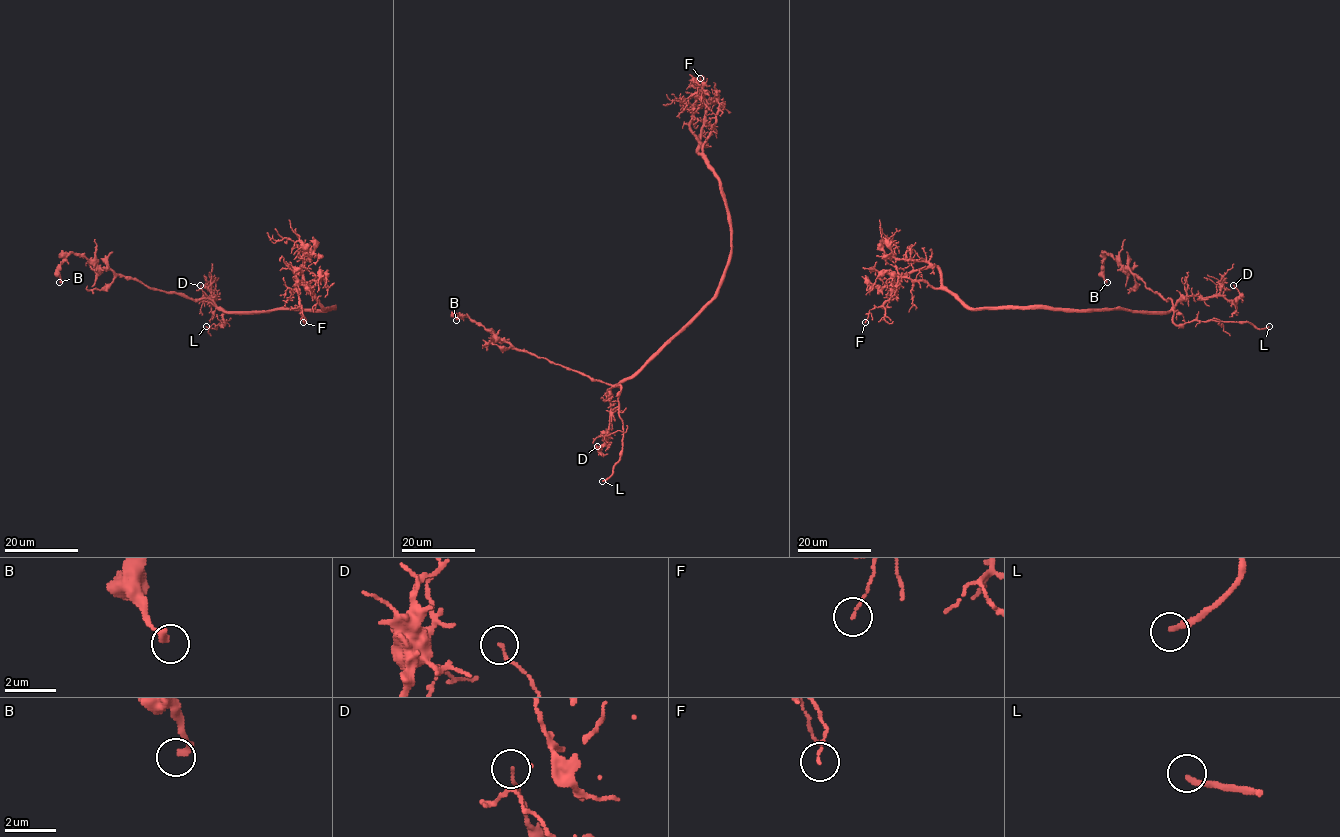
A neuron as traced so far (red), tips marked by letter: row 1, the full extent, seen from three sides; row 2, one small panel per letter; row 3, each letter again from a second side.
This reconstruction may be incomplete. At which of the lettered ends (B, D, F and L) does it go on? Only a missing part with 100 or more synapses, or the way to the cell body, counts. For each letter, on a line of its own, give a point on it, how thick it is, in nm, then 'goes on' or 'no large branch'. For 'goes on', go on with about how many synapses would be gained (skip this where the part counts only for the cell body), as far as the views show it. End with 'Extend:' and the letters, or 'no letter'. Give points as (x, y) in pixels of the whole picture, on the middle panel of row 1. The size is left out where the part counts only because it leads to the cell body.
B: place (456, 320); calibre 240 nm; no large branch
D: place (597, 446); calibre 110 nm; no large branch
F: place (700, 78); calibre 90 nm; no large branch
L: place (602, 481); calibre 240 nm; goes on
Extend: L

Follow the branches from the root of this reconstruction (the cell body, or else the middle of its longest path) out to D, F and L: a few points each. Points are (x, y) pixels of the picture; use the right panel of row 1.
D: (1108, 309), (1168, 311), (1178, 301), (1190, 296), (1221, 295), (1232, 301), (1240, 294), (1233, 285)
F: (1108, 309), (970, 308), (942, 284), (941, 272), (928, 266), (908, 272), (890, 297), (869, 311), (865, 322)
L: (1108, 309), (1172, 309), (1172, 320), (1177, 325), (1211, 319), (1248, 321), (1260, 329), (1269, 326)

